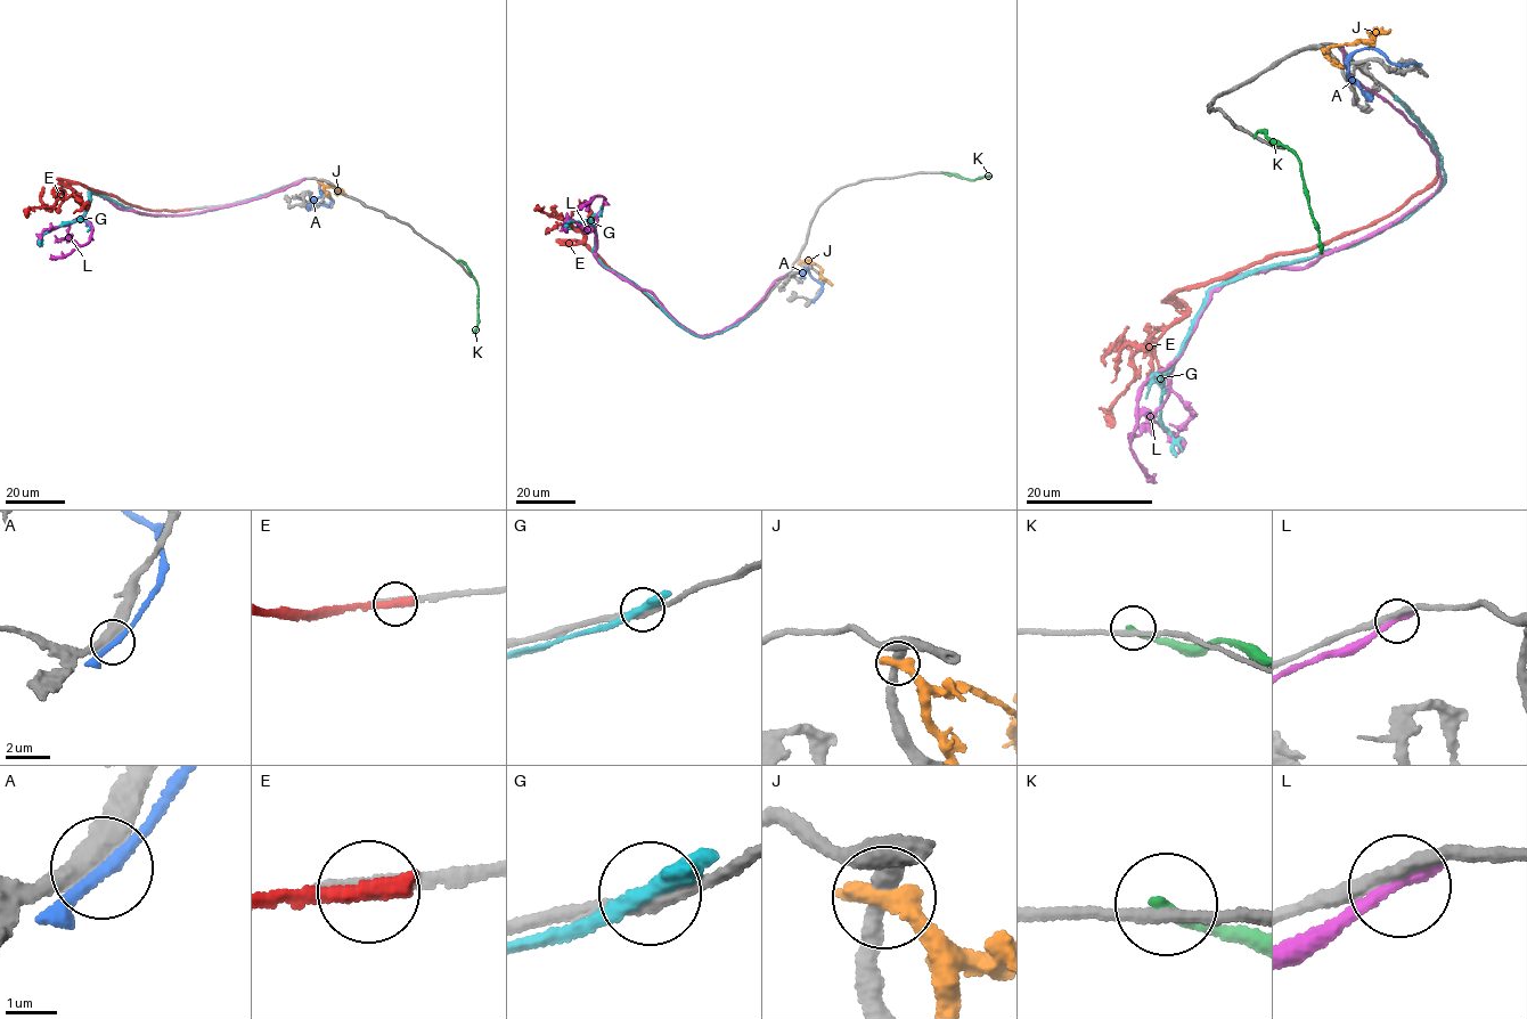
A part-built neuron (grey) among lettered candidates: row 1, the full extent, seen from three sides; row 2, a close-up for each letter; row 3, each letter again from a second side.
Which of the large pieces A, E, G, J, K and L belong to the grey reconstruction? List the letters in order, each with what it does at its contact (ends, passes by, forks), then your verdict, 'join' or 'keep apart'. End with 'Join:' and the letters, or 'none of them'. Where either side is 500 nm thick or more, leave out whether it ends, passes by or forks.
A: it passes by; keep apart
E: it ends there; keep apart
G: it passes by; keep apart
J: keep apart
K: it ends there; keep apart
L: it ends there; keep apart
Join: none of them

